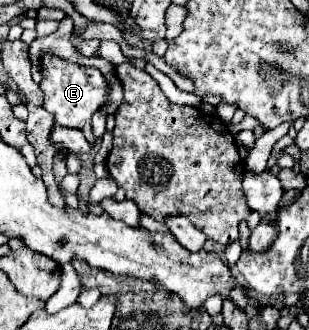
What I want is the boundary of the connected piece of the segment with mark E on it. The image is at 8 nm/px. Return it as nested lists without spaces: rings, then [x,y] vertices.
[[[45,54],[41,60],[41,74],[43,74],[43,80],[39,86],[43,88],[43,94],[45,94],[45,102],[43,102],[45,110],[49,110],[55,116],[55,122],[59,126],[79,128],[85,134],[85,138],[91,144],[95,144],[95,136],[91,132],[91,116],[95,110],[101,108],[107,94],[107,84],[101,72],[95,68],[71,64],[53,54]]]

